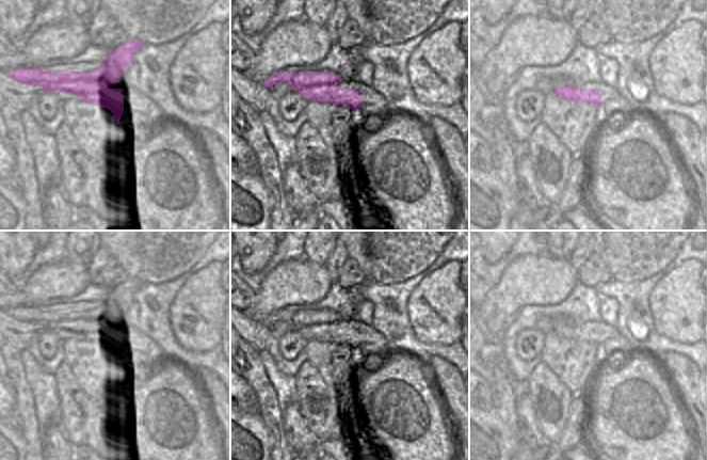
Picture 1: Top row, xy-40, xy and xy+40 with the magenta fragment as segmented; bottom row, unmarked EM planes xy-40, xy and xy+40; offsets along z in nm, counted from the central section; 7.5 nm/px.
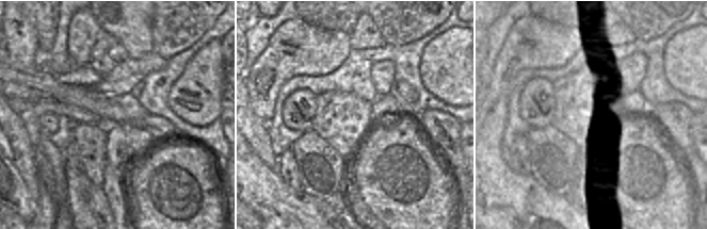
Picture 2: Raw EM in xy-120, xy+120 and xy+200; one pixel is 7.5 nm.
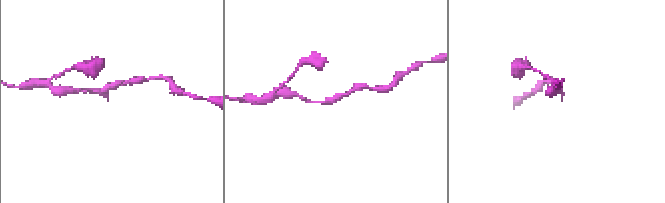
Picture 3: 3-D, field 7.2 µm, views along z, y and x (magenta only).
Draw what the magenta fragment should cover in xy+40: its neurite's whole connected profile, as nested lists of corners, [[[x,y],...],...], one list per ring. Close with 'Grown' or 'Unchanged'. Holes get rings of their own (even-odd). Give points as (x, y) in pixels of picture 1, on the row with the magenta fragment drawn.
[[[576,84],[556,86],[552,93],[573,101],[588,101],[596,106],[601,106],[601,96],[598,94],[600,89],[577,89]]]. Unchanged.

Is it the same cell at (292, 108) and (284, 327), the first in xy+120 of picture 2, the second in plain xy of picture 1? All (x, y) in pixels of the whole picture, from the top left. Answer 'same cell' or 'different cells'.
different cells

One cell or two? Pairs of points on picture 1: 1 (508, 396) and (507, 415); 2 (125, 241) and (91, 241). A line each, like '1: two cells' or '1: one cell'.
1: one cell
2: two cells

